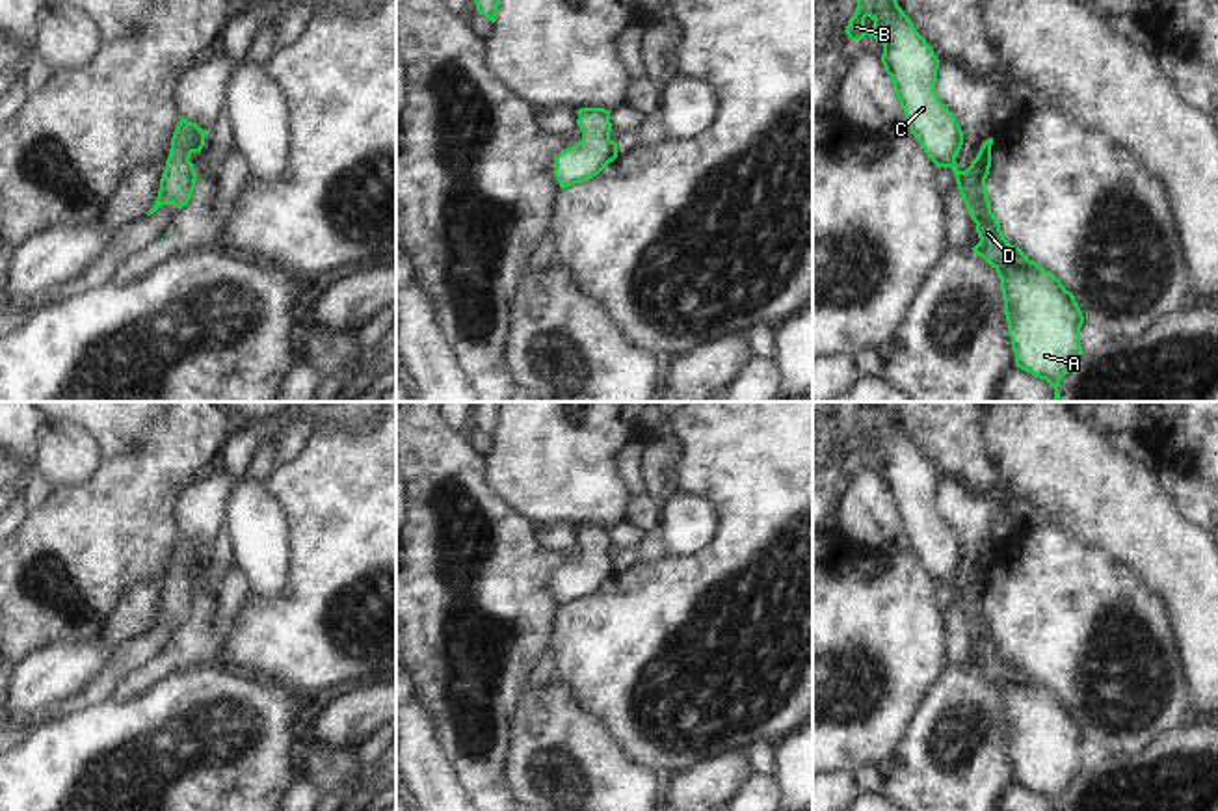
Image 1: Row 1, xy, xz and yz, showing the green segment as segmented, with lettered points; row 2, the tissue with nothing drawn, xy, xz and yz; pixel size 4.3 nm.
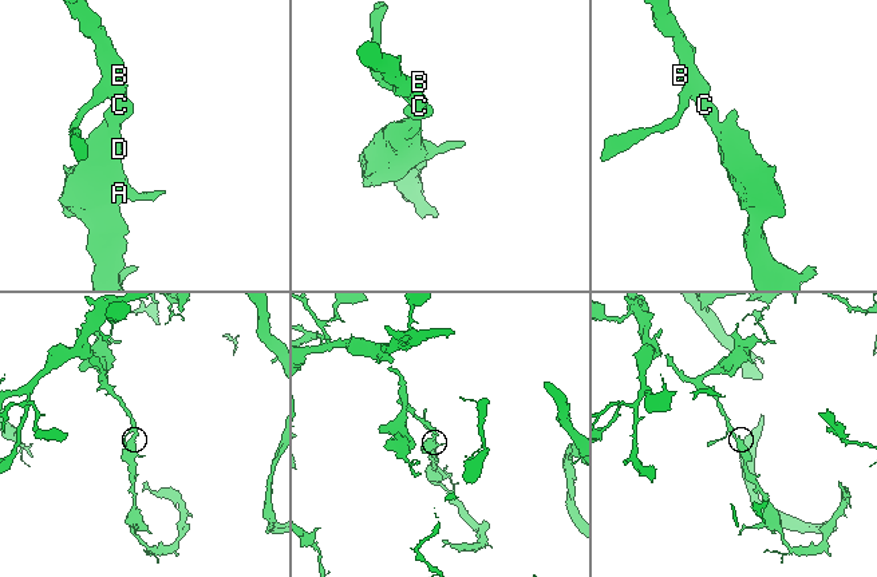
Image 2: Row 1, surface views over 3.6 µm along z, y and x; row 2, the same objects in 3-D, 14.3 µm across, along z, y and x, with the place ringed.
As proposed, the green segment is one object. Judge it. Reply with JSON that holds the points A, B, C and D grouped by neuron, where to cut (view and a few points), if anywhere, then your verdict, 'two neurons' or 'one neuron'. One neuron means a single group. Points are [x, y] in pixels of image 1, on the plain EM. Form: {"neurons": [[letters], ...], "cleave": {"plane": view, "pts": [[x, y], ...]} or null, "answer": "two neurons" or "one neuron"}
{"neurons": [["A", "B", "C", "D"]], "cleave": null, "answer": "one neuron"}

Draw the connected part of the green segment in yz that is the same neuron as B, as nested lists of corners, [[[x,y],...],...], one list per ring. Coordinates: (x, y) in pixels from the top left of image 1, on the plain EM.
[[[859,402],[857,424],[844,448],[850,458],[870,452],[883,461],[881,480],[909,549],[937,584],[952,586],[980,655],[971,666],[1000,696],[1015,783],[1045,796],[1054,811],[1060,811],[1062,794],[1082,772],[1084,733],[1075,712],[1056,692],[1004,655],[986,608],[993,554],[982,560],[965,588],[958,586],[956,573],[963,562],[963,549],[935,510],[939,476],[902,428],[889,402]]]

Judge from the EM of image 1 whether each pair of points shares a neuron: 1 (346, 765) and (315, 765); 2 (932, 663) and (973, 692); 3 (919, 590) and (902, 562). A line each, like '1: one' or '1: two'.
1: one
2: two
3: one

